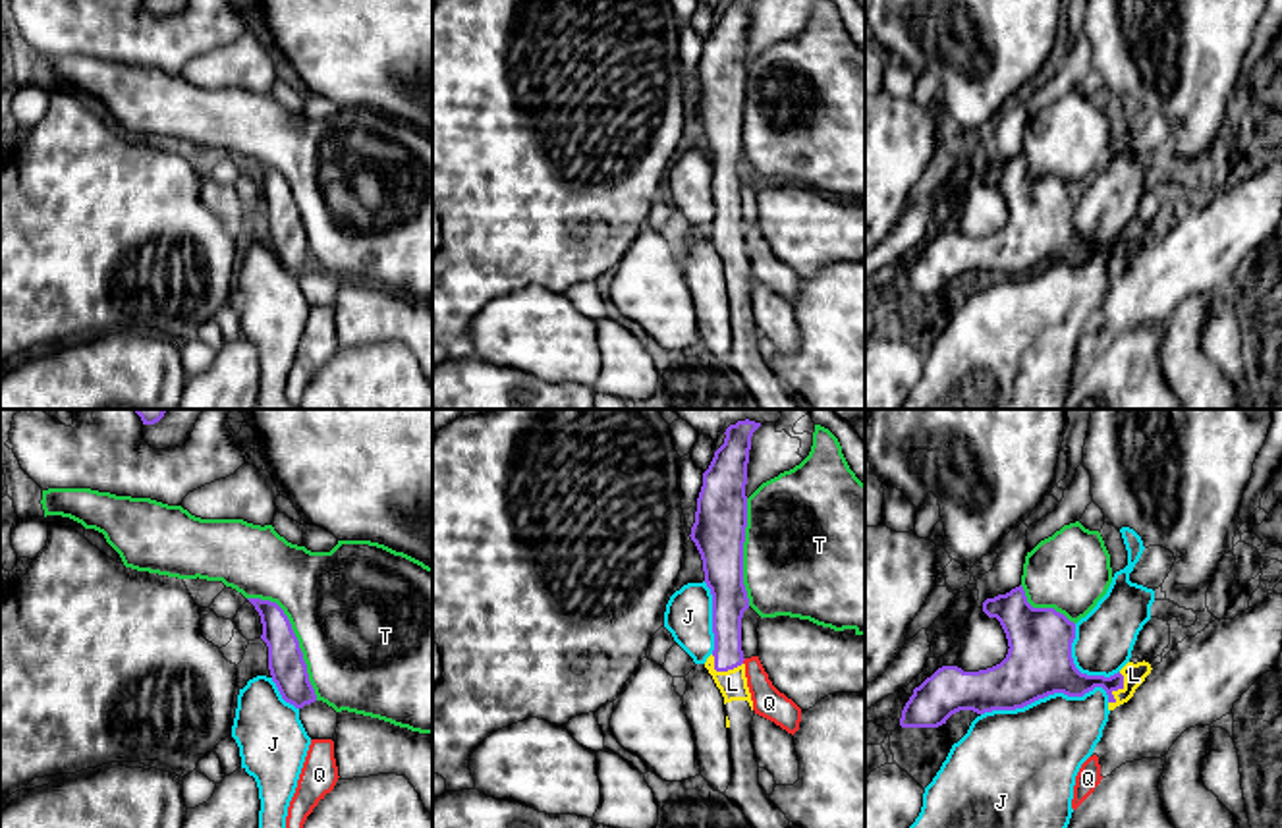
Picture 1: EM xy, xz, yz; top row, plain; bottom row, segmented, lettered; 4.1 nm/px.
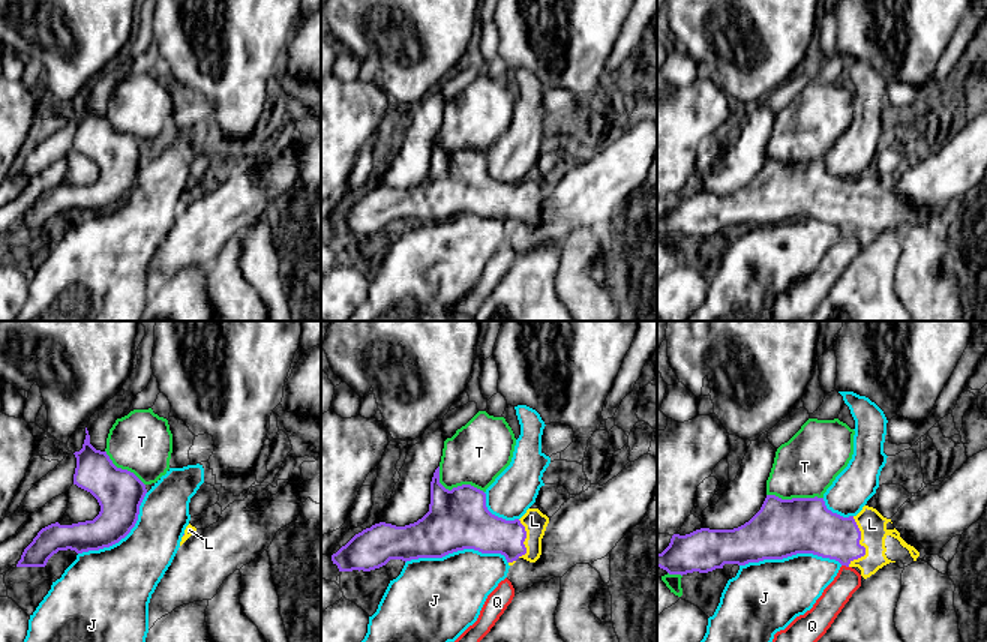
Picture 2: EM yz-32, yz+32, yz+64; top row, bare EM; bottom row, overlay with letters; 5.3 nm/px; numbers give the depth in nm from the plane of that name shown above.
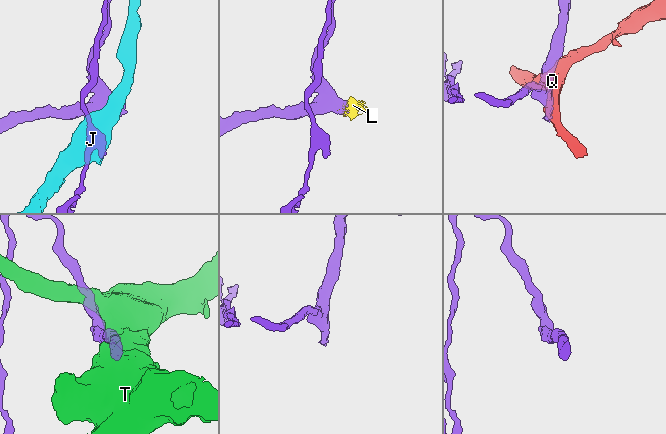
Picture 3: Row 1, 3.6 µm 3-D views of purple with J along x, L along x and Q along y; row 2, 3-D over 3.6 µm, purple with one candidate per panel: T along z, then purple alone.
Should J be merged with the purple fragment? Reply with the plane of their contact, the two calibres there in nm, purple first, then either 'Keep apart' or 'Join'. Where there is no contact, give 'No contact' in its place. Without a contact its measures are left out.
Touches purple in yz. Thickness 280 nm (purple) against 400 nm. Keep apart

